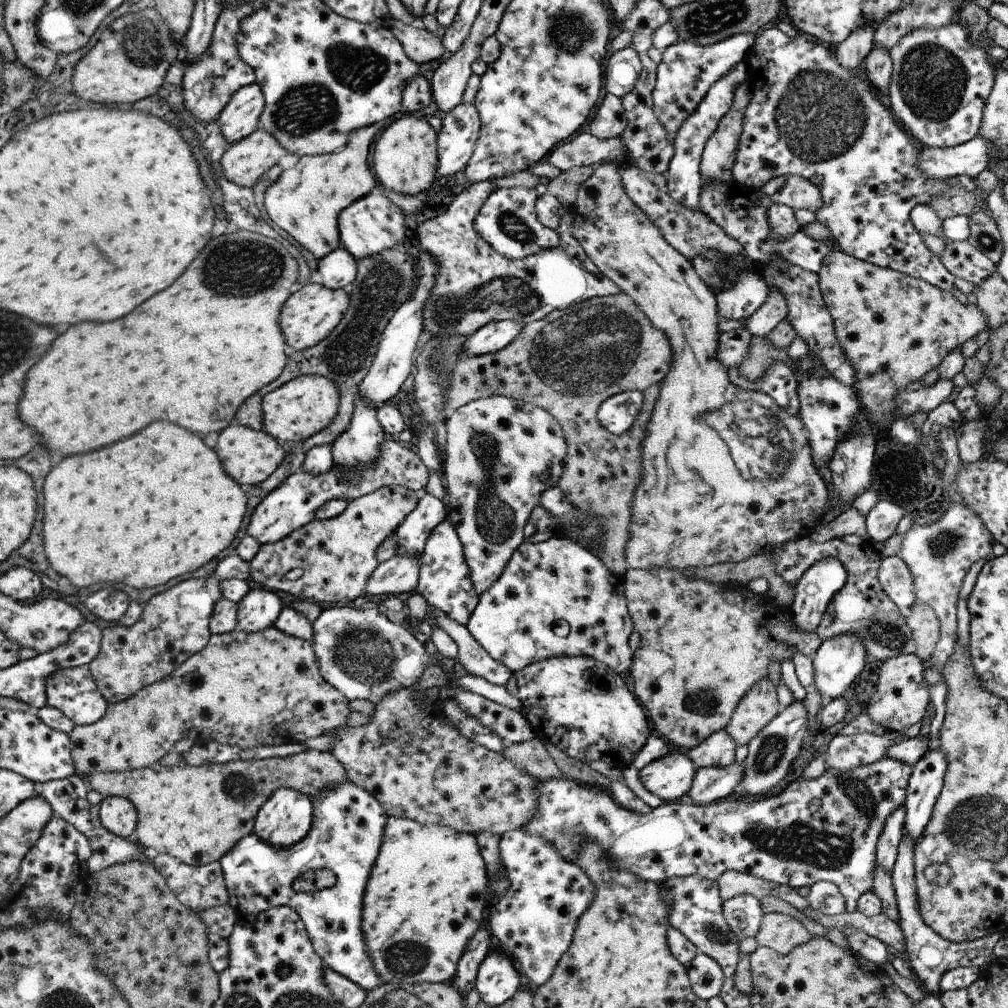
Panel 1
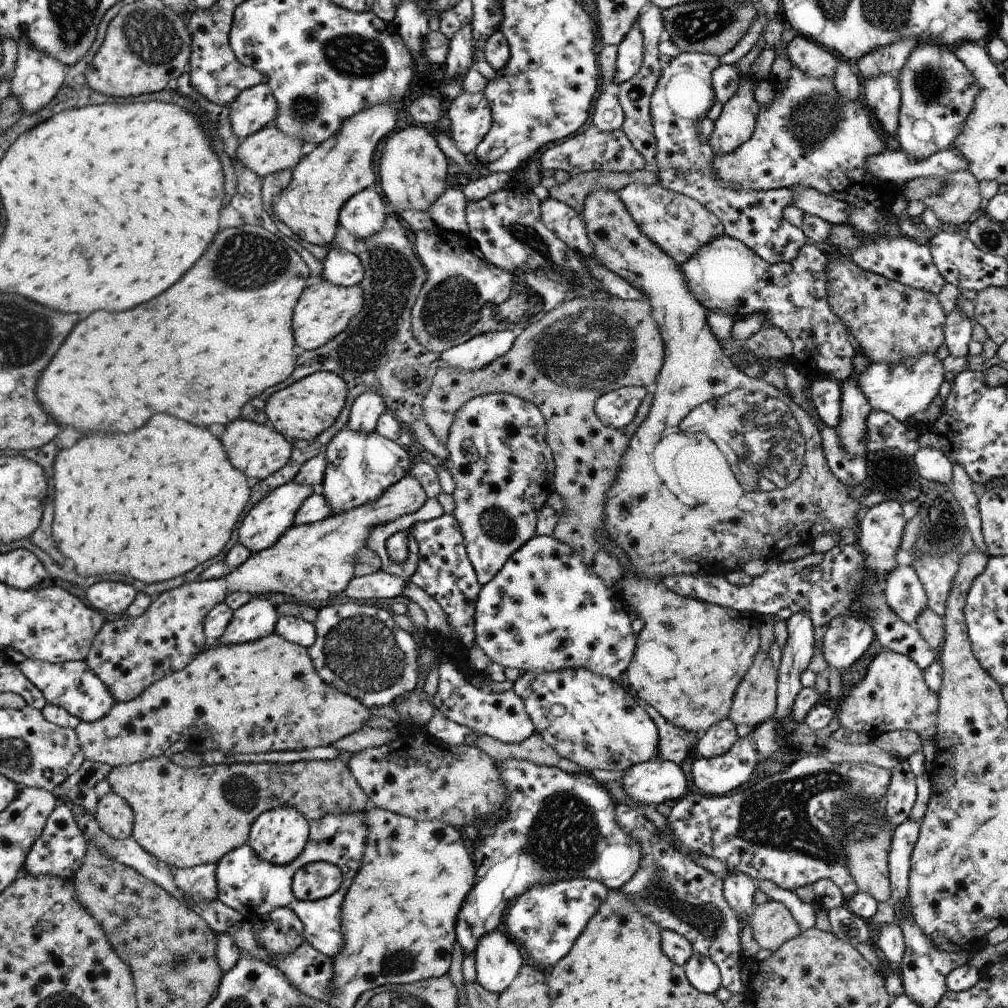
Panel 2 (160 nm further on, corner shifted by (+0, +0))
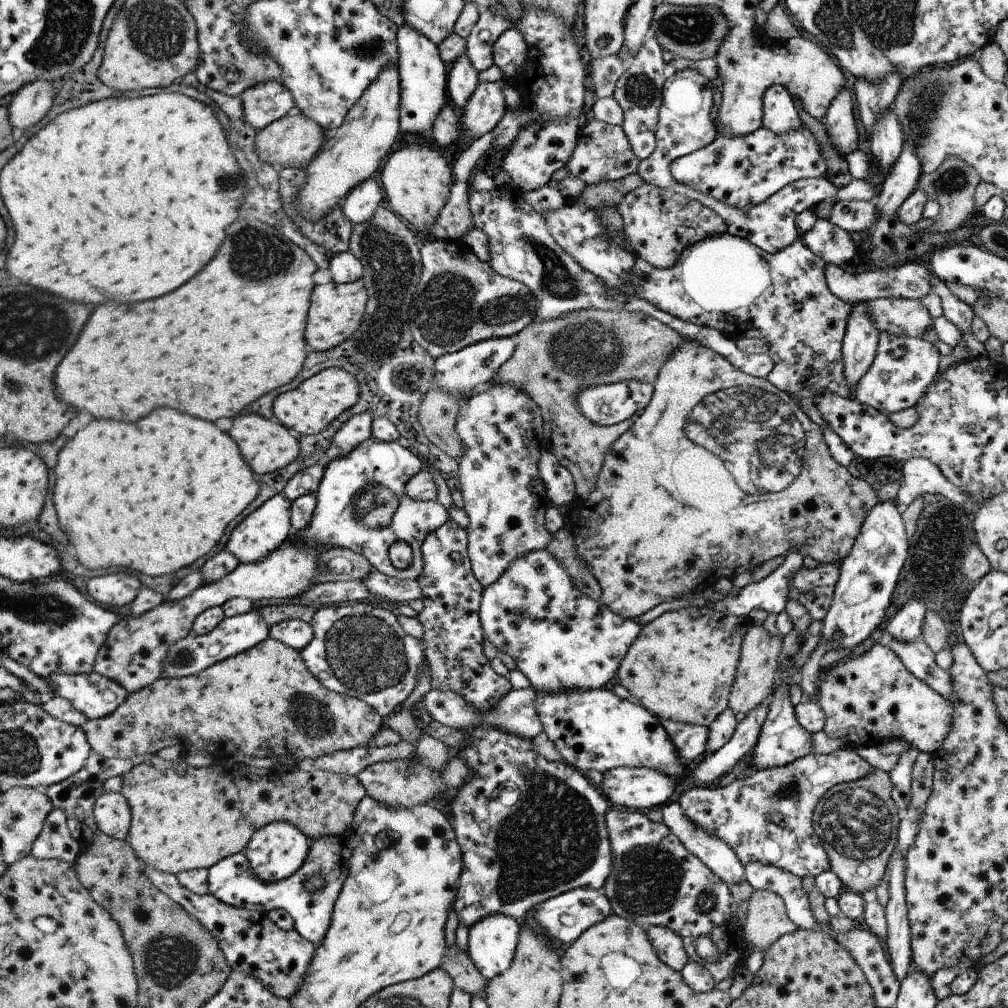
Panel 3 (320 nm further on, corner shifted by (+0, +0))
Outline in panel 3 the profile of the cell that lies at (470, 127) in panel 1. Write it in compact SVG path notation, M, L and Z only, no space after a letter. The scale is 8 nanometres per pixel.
M480 81L468 104L459 112L461 124L471 136L484 136L500 124L507 113L507 106L497 81Z

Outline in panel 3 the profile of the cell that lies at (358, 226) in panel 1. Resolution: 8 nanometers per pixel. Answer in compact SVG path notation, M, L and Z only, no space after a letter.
M367 178L348 194L342 206L344 214L353 225L369 221L382 202L382 188L374 178Z

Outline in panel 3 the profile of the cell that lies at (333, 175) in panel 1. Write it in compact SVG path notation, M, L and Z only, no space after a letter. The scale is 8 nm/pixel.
M390 63L362 93L334 137L326 143L314 162L307 166L306 182L296 204L298 212L312 220L322 218L332 211L330 208L336 206L344 194L348 195L380 168L380 162L392 150L401 131L398 128L398 104L401 104L400 70L397 65Z

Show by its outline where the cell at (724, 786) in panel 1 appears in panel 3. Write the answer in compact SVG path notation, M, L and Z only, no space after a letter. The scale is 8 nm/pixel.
M774 690L758 705L753 708L735 728L730 740L715 753L706 753L700 760L699 766L692 768L694 778L701 786L716 786L722 774L726 774L740 762L744 756L752 752L757 743L769 706L772 704Z

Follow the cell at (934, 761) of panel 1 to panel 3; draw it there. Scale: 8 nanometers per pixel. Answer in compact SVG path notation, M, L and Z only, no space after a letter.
M892 855L889 874L889 901L884 907L887 922L885 942L891 971L902 982L913 967L911 930L905 901L905 858Z

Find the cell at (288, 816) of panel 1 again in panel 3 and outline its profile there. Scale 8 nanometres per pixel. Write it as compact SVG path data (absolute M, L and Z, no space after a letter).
M274 821L254 831L243 853L248 856L249 866L253 867L258 878L264 882L276 882L292 877L305 864L309 849L310 839L298 827L284 821Z

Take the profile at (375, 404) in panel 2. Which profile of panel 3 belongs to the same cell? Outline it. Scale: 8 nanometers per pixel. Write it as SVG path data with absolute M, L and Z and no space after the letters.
M368 413L357 414L349 418L340 428L340 432L332 437L332 444L328 447L323 458L324 464L338 457L350 454L362 441L369 439L371 434L372 416Z

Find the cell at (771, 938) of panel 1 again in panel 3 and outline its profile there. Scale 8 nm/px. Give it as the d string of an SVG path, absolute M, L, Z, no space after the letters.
M754 890L747 901L746 924L741 929L747 945L765 951L783 934L797 929L778 893Z

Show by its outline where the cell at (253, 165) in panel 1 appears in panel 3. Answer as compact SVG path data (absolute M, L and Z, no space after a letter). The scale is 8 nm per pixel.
M302 113L294 116L290 114L260 130L255 138L255 149L265 163L276 166L277 169L285 167L306 169L308 162L316 156L316 152L322 150L322 142L324 132L320 123Z

